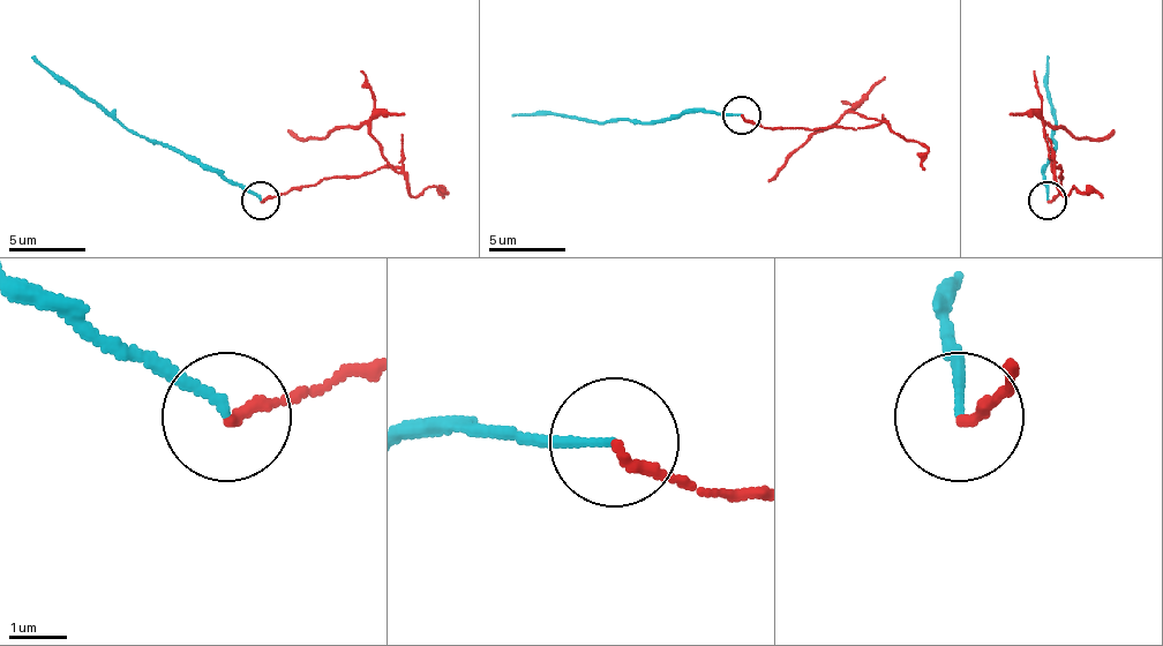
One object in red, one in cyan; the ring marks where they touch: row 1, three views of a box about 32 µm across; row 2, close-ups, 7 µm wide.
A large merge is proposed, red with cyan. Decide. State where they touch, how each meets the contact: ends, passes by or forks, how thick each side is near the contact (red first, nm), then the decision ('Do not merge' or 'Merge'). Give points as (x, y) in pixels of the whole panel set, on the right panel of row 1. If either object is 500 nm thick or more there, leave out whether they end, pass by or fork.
Place: (1048, 201). At the ring red ends. At the ring cyan ends. Thickness 190 nm (red) against 150 nm. Do not merge

